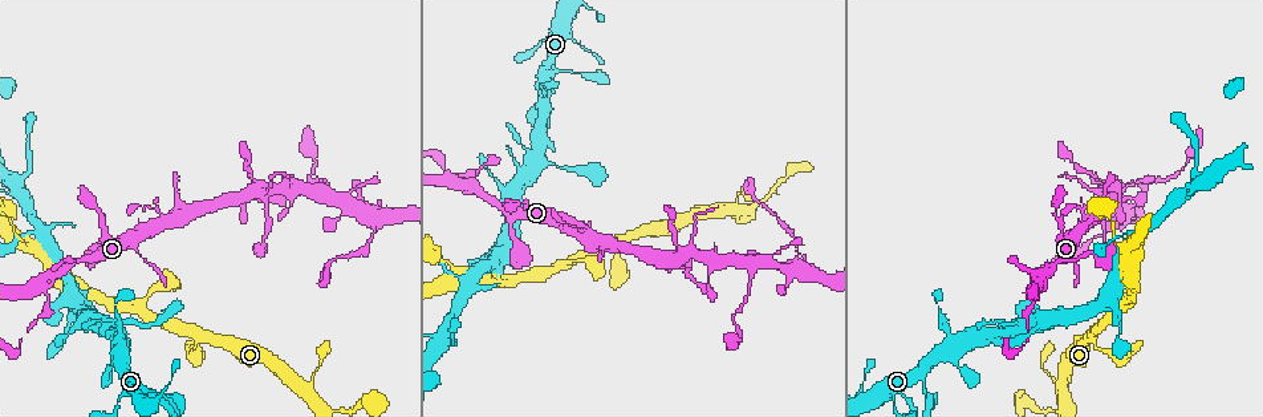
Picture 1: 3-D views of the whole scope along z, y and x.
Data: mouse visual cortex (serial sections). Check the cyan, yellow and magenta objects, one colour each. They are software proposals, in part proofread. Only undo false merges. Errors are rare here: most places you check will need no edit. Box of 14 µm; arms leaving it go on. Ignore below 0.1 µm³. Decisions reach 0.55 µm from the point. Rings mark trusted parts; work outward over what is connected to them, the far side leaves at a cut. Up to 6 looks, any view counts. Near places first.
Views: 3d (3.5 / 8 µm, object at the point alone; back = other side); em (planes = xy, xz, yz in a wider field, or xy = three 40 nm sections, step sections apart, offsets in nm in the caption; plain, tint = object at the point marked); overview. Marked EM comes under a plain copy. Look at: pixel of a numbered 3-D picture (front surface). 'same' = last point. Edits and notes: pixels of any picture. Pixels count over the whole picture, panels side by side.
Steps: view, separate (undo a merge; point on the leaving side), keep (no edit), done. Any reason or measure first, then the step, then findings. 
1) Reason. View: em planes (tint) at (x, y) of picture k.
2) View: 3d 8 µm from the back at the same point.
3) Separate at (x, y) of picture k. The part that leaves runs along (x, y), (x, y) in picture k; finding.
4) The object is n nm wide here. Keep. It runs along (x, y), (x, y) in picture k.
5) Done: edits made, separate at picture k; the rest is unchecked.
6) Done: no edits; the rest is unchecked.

Narrows sharply. View: 3d 3.5 µm at (582, 261) of picture 1.

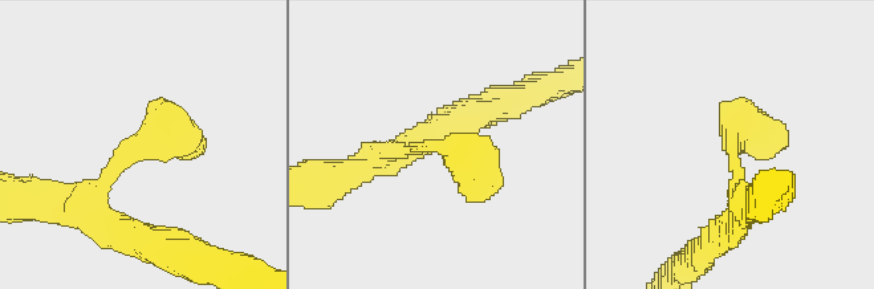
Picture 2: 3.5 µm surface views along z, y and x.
The arms are 350, 450 nm wide. View: em xy step 2 (tint) at (733, 154) of picture 2.

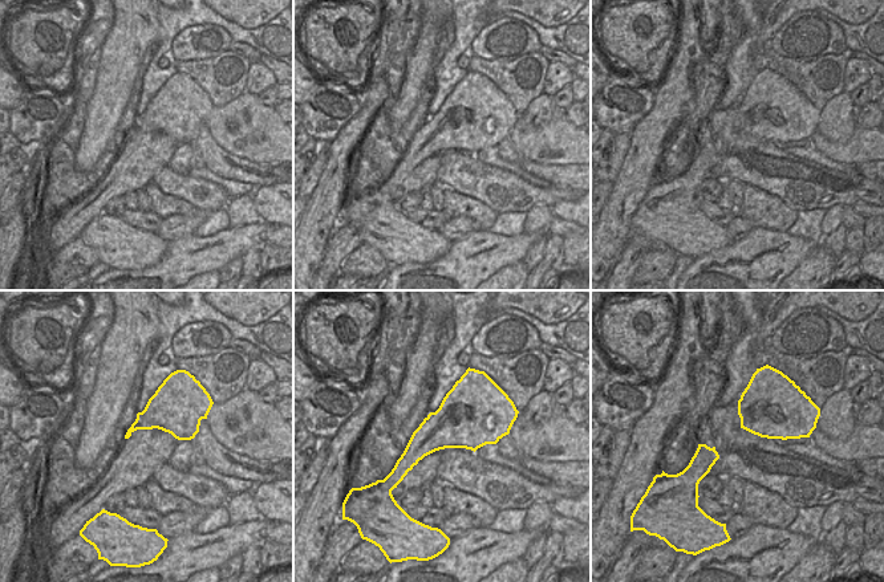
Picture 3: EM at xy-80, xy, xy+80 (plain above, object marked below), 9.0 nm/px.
The object is 500 nm wide here. Keep. It runs along (734, 224), (736, 127), (771, 143) in picture 2; all the same cell.

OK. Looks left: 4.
Arms part here. View: 3d 3.5 µm at (318, 194) of picture 1.

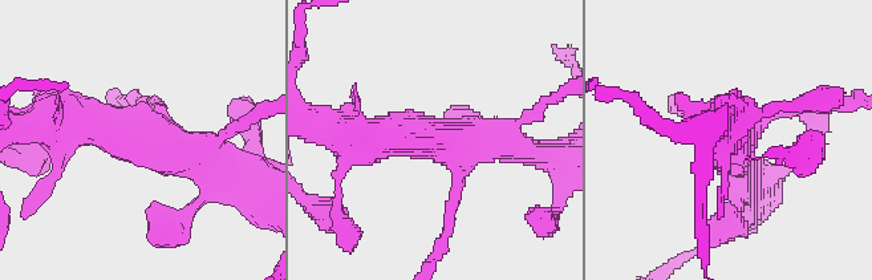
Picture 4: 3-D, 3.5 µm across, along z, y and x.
3 arms meet here; the arms are 200, 500, 500 nm wide; need the tissue. View: em xy step 5 (tint) at (142, 143) of picture 4.

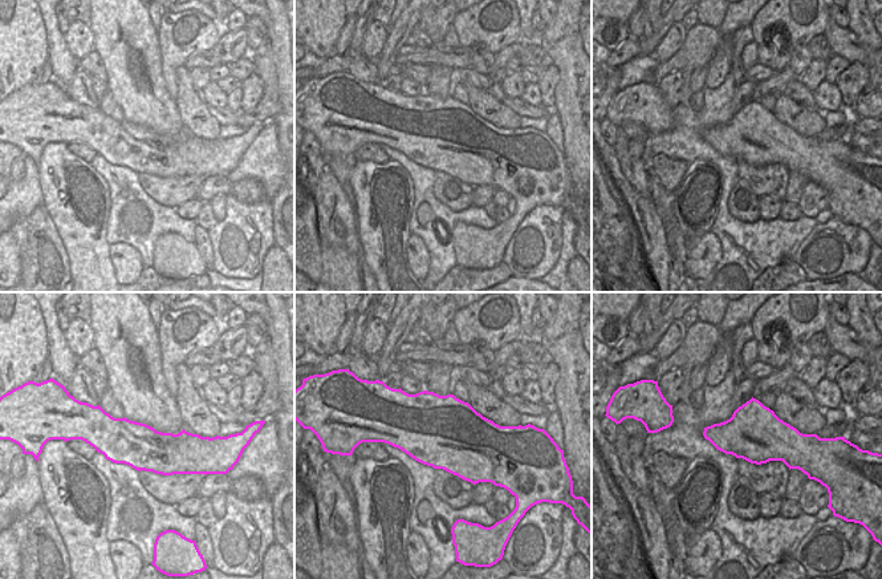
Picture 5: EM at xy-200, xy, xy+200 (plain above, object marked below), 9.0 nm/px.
Cut it another way. View: em xy step 3 (tint) at the same point.

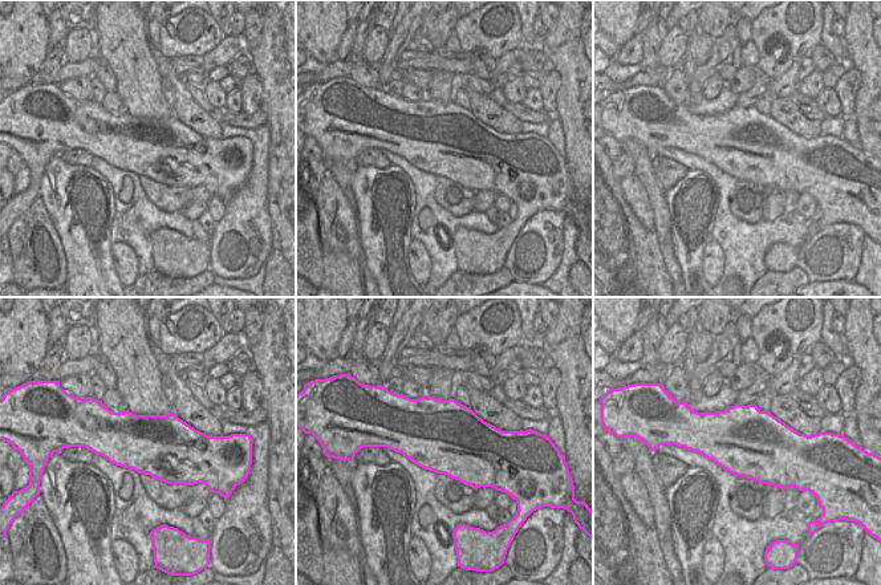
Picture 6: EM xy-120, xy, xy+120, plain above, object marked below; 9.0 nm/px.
Keep. It runs along (53, 121), (220, 166) in picture 4; one cell here.

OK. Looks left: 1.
Done: no edits; the rest is unchecked.

